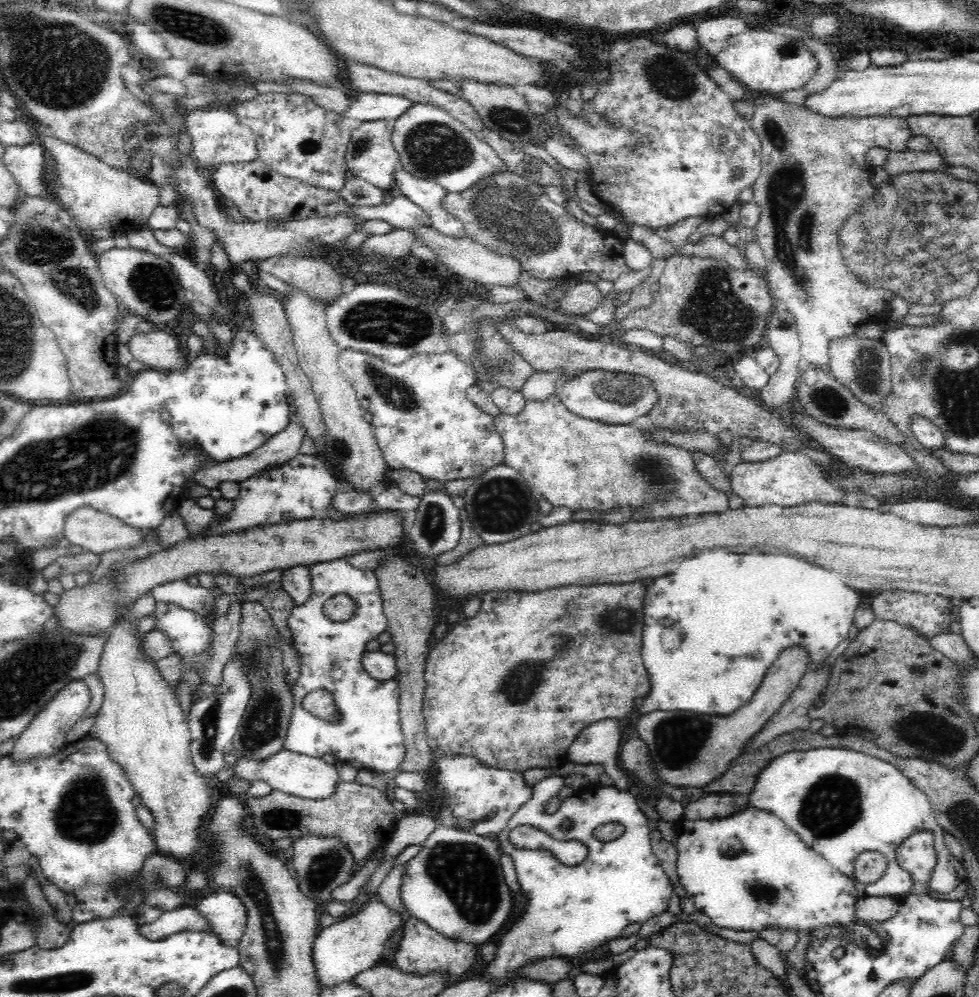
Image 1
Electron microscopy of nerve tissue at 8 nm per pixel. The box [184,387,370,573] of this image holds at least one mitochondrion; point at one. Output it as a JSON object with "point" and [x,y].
{"point":[337,453]}

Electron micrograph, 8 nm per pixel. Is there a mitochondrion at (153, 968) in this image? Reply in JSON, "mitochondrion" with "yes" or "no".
{"mitochondrion":"no"}

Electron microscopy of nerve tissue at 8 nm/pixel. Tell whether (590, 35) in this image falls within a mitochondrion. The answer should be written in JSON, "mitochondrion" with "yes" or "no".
{"mitochondrion":"no"}

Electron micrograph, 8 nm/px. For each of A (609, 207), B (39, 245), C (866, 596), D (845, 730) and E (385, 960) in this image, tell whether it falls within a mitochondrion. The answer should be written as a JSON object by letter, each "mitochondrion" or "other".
{"A":"other","B":"mitochondrion","C":"other","D":"other","E":"other"}

